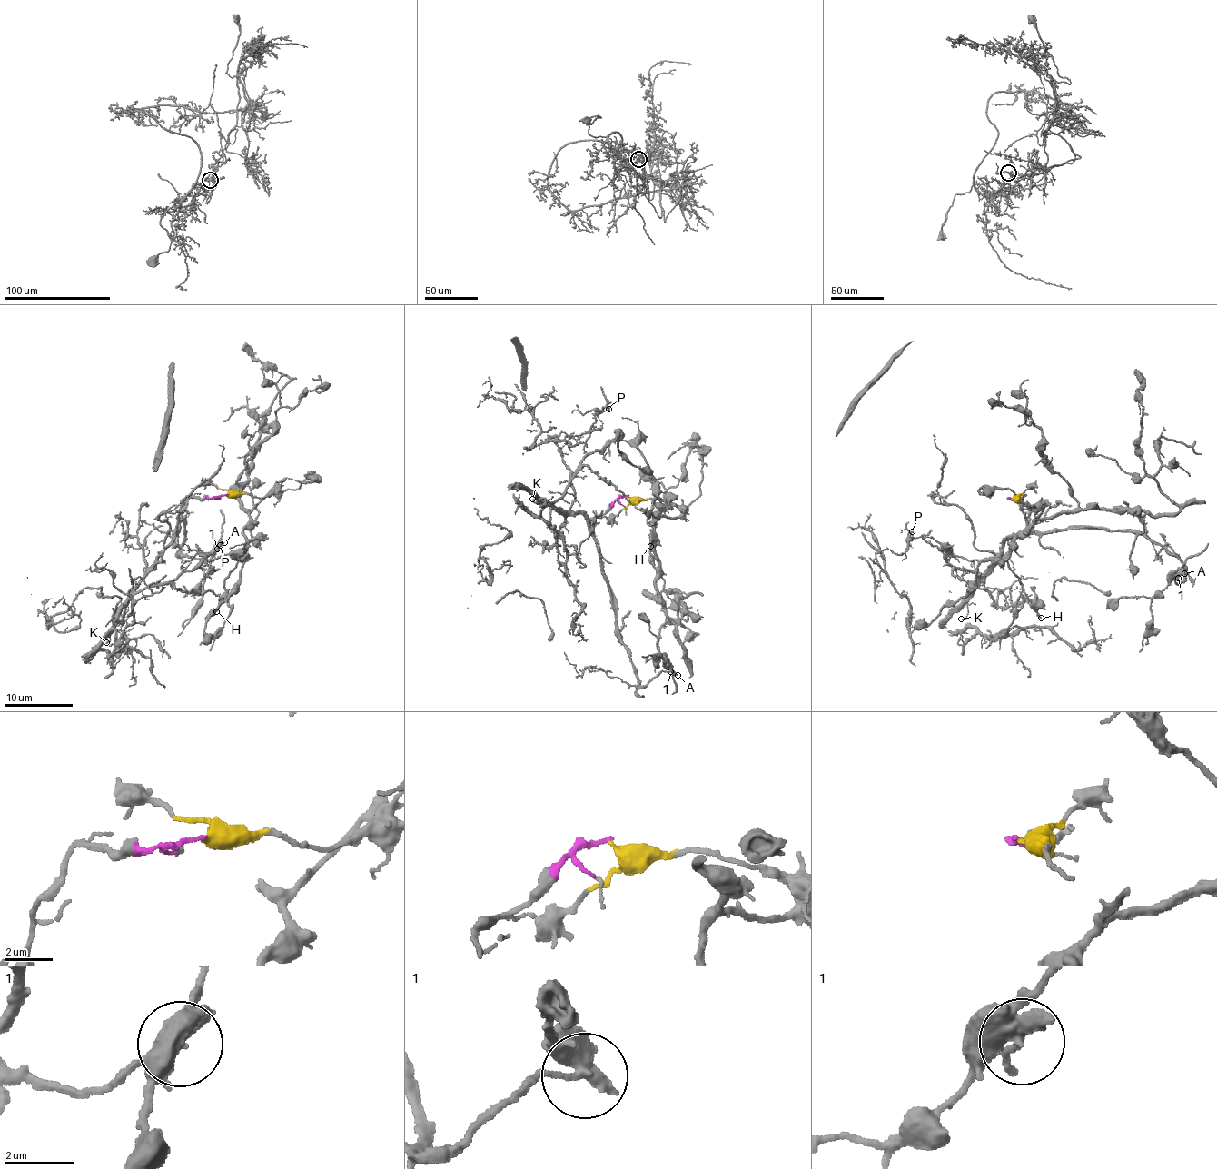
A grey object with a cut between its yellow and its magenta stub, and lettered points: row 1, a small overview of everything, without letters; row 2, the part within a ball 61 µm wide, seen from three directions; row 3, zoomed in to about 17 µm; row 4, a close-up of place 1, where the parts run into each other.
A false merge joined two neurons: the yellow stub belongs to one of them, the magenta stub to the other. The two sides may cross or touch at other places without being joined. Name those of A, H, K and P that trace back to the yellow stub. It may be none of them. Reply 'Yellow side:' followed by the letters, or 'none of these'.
Yellow side: H

